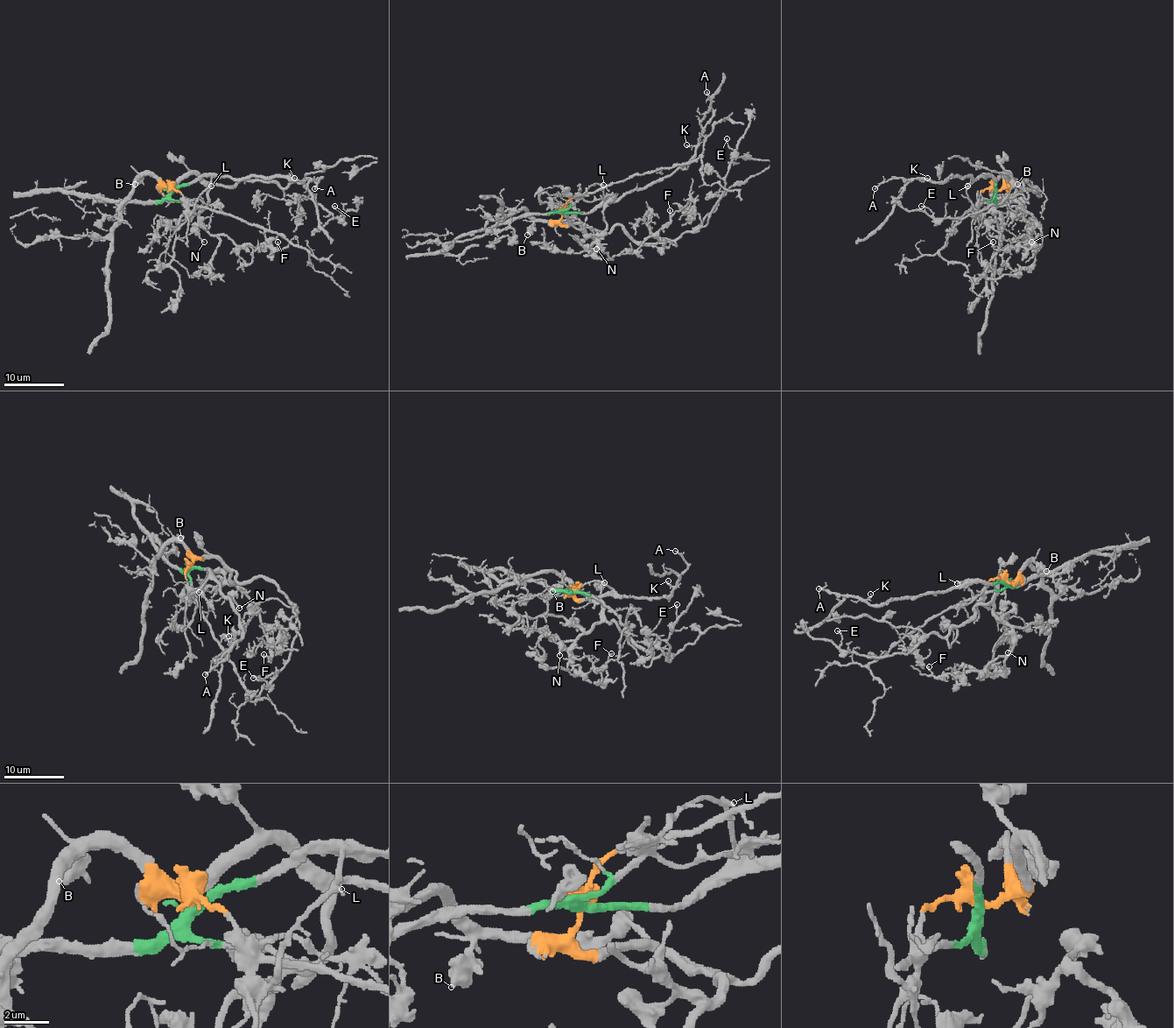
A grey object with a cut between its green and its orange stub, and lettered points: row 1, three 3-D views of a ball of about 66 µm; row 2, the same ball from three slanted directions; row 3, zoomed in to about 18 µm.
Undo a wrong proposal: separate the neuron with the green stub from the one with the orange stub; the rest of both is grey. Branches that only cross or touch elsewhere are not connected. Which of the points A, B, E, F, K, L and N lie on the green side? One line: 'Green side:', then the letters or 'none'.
Green side: A, K, L

